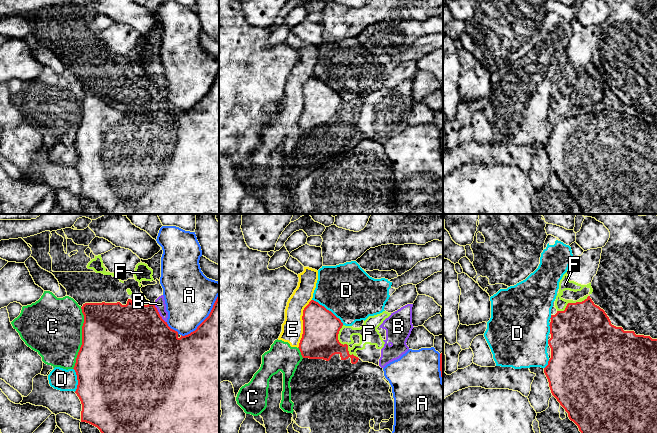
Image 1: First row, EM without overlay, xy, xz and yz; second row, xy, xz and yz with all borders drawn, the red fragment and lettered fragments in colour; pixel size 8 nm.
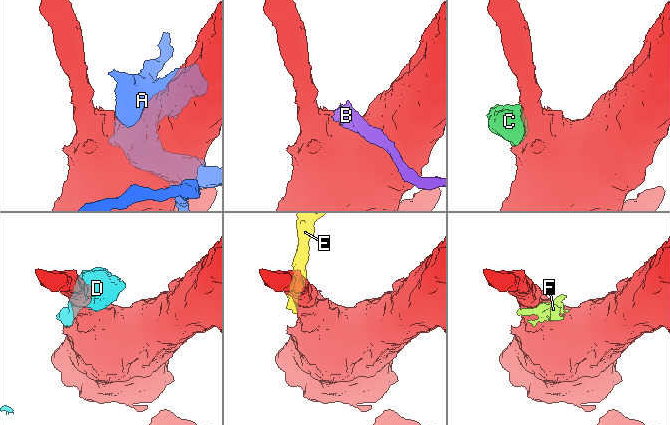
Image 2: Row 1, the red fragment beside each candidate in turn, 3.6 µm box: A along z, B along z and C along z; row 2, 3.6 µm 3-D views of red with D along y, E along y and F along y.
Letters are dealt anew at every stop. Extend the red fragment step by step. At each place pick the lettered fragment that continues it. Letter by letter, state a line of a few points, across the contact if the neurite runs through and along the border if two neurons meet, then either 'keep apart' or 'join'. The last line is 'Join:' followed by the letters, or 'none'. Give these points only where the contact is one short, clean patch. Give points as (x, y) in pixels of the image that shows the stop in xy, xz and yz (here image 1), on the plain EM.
A: keep apart
B: keep apart
C: keep apart
D: keep apart
E: keep apart
F: keep apart
Join: none

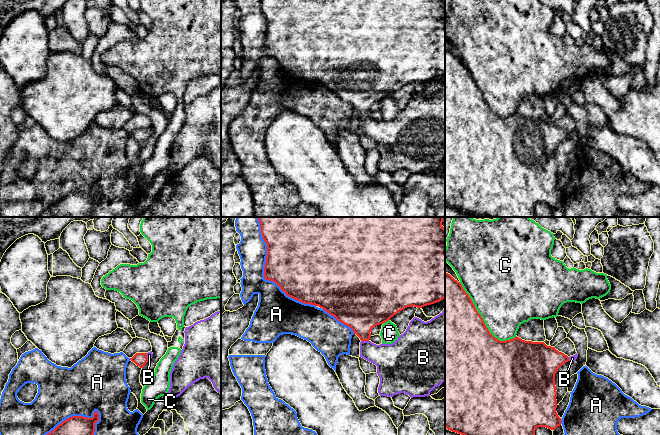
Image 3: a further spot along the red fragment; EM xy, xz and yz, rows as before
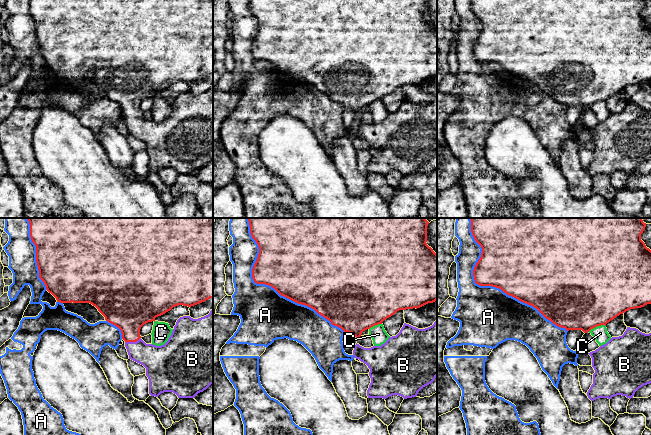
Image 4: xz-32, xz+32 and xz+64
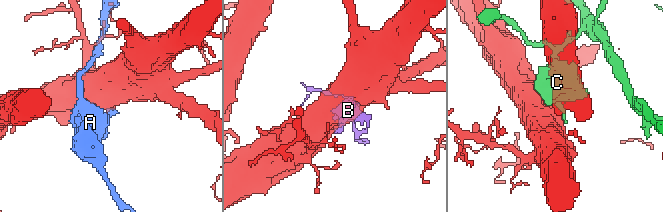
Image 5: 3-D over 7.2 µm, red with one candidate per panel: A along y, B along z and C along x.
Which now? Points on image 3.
A: keep apart
B: line xz (362, 85), (362, 106), (365, 116), (377, 130), (389, 134); join
C: keep apart
Join: B

